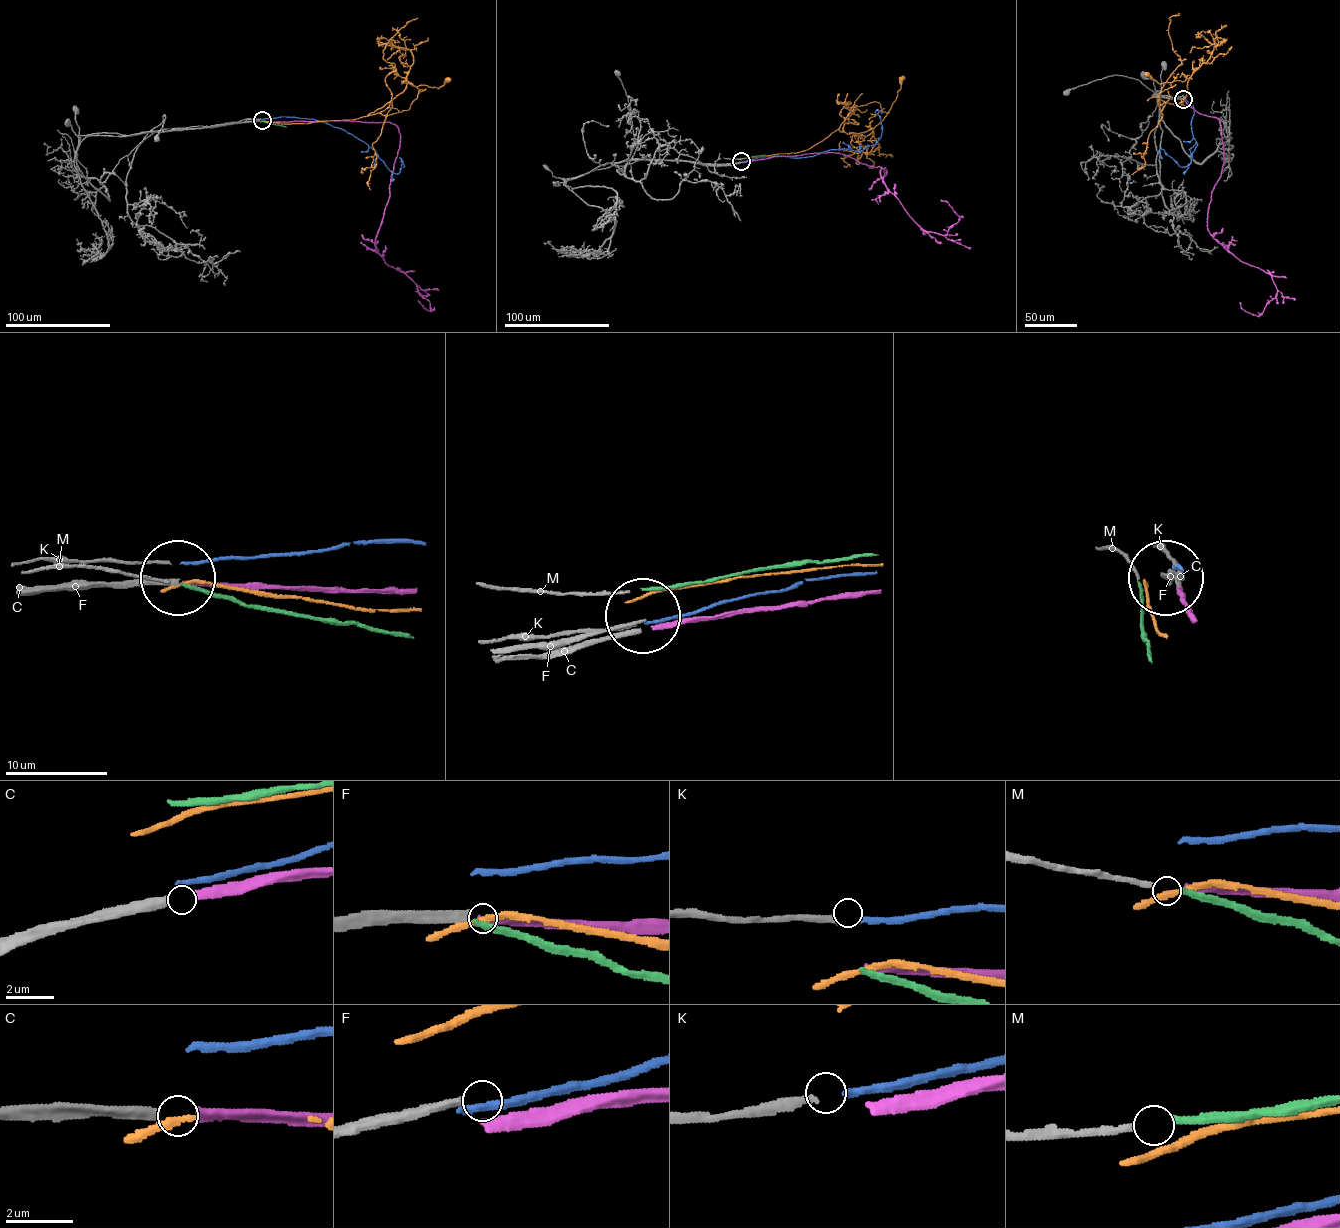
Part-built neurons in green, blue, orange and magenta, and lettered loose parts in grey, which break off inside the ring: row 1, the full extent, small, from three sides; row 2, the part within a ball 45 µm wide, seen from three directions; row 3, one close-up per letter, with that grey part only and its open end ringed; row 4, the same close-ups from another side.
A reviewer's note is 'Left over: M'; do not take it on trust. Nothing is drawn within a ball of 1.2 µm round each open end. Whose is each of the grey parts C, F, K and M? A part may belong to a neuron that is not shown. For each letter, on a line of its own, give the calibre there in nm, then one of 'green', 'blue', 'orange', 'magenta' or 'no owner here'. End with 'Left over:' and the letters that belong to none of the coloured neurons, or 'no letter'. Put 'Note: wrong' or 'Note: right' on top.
Note: wrong
C: 400 nm | magenta
F: 300 nm | no owner here
K: 260 nm | blue
M: 220 nm | green
Left over: F

